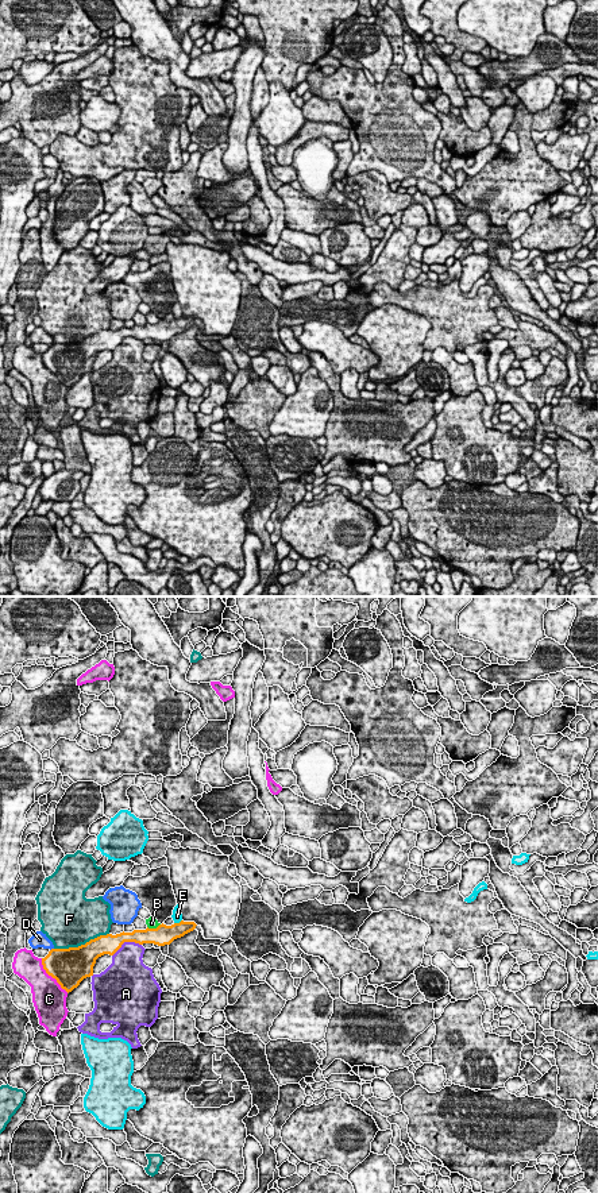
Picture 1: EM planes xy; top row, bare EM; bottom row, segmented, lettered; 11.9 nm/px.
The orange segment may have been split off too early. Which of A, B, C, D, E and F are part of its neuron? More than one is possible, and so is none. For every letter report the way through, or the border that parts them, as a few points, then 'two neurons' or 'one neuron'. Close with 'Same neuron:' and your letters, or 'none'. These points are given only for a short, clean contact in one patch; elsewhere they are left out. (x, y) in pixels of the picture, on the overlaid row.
A: two neurons
B: along xy (159, 923), (155, 927), (147, 927) | two neurons
C: two neurons
D: two neurons
E: two neurons
F: two neurons
Same neuron: none

